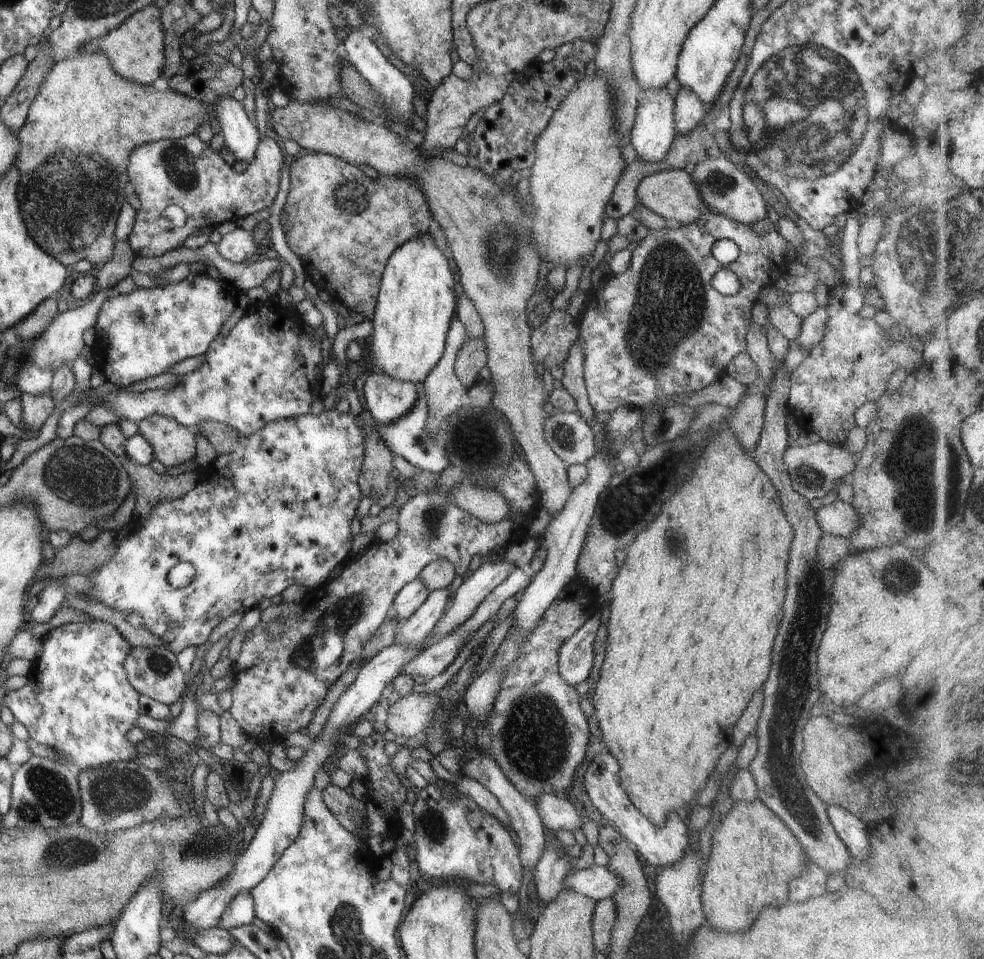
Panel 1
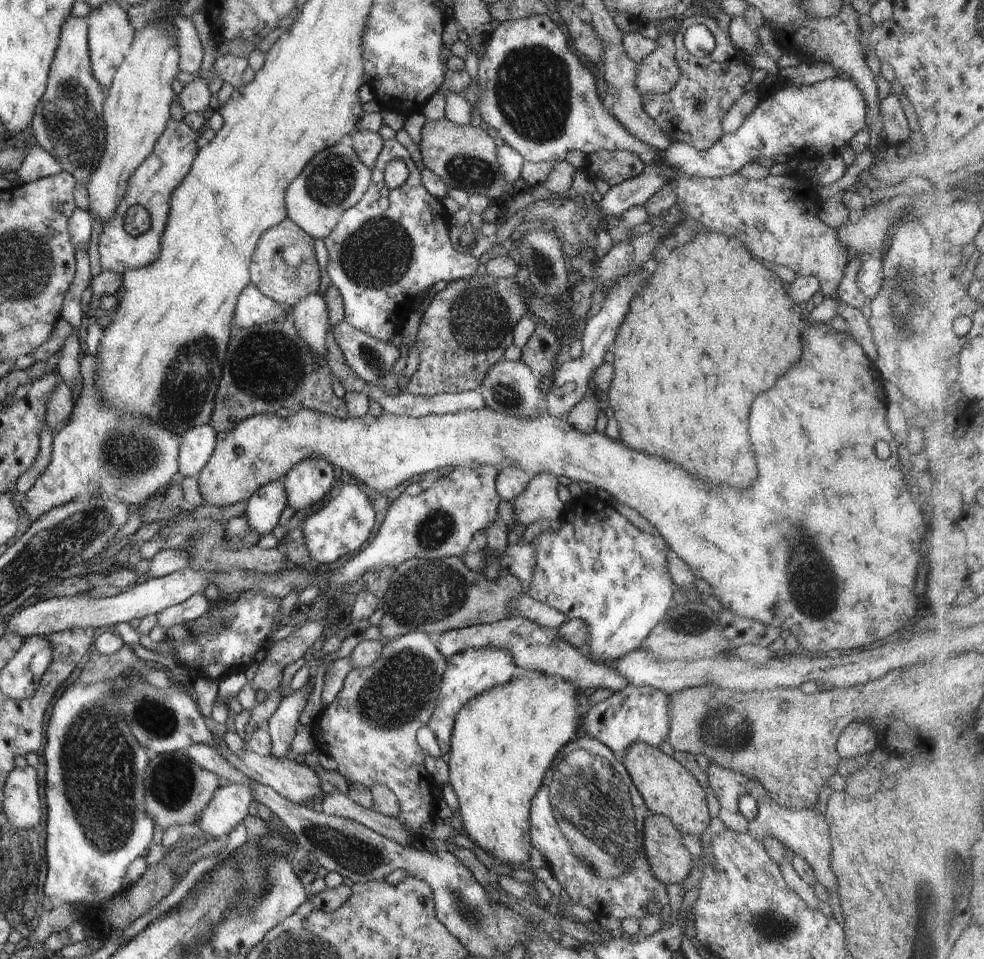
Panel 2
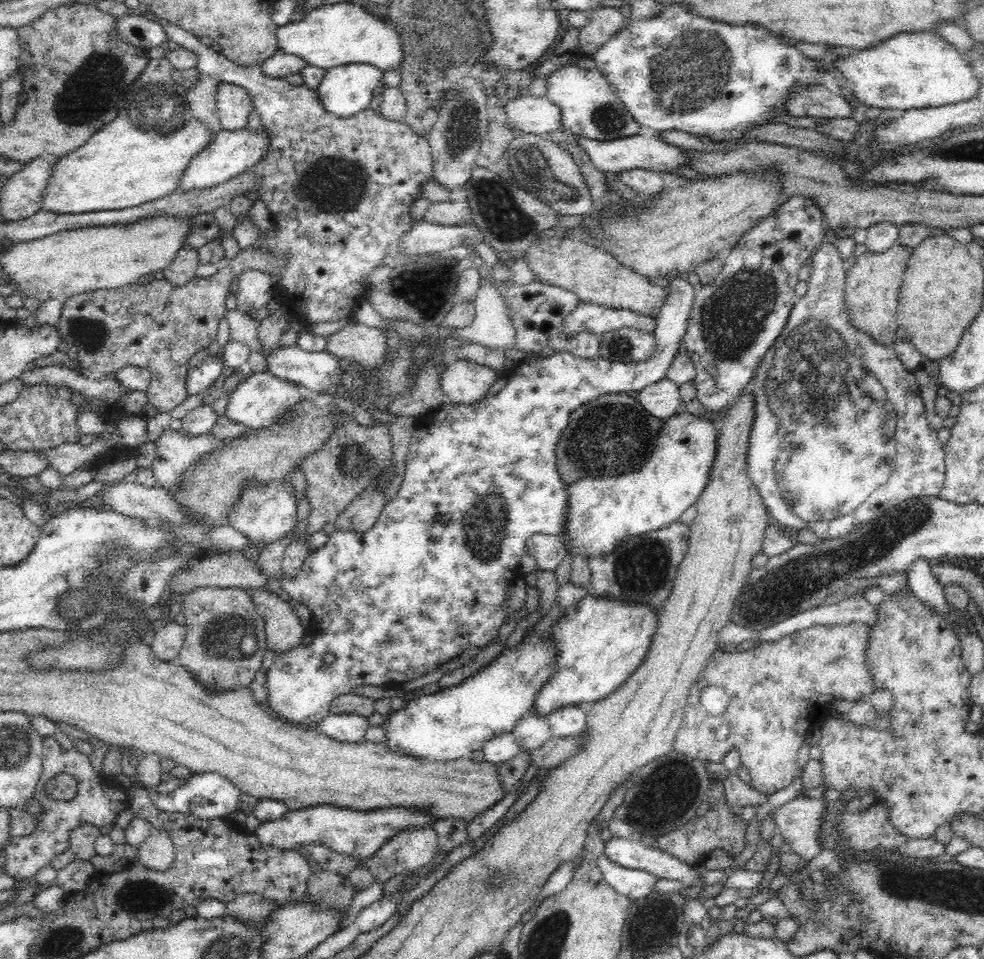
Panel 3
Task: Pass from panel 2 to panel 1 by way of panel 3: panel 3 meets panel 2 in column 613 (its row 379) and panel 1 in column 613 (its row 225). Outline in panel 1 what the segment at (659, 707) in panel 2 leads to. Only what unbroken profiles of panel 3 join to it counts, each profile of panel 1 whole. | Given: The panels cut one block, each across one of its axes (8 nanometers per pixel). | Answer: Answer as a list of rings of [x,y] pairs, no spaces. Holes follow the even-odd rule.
[[[602,752],[598,754],[592,764],[586,768],[584,774],[584,787],[590,797],[594,807],[608,818],[622,837],[630,843],[642,858],[652,865],[655,869],[667,868],[668,866],[681,862],[686,857],[689,848],[689,830],[684,824],[685,817],[673,813],[665,823],[665,826],[656,827],[651,824],[640,812],[632,805],[626,792],[622,789],[619,780],[619,768],[612,754]]]

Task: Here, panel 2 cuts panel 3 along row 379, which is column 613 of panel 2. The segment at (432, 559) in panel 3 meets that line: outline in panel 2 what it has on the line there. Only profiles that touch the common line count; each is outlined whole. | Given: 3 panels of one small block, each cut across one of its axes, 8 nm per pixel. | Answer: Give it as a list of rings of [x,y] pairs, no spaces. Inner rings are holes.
[[[583,495],[578,501],[572,501],[566,504],[561,518],[562,527],[555,532],[551,528],[536,536],[531,542],[533,551],[536,554],[536,567],[533,573],[533,580],[529,588],[526,588],[527,594],[536,601],[542,602],[557,612],[562,612],[568,618],[581,618],[590,628],[590,642],[585,647],[589,651],[589,656],[593,661],[599,663],[612,663],[626,657],[630,652],[637,650],[641,646],[642,640],[648,637],[648,634],[656,627],[656,624],[662,619],[664,612],[673,603],[672,580],[667,570],[668,544],[664,542],[662,536],[650,535],[639,530],[630,523],[625,516],[619,514],[613,505],[597,498],[594,495]]]

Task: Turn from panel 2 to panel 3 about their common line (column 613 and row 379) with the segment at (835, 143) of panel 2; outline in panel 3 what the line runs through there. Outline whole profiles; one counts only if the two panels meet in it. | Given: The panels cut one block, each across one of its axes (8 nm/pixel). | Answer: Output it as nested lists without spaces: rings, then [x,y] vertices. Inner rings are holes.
[[[215,345],[209,349],[208,357],[204,362],[190,370],[186,378],[186,389],[188,389],[188,396],[190,395],[204,395],[210,392],[216,380],[220,377],[223,369],[222,351],[218,351]]]

